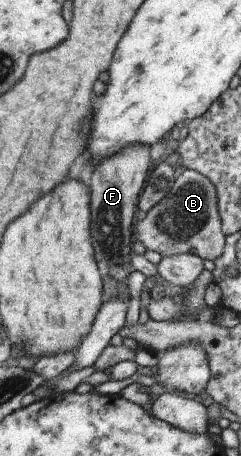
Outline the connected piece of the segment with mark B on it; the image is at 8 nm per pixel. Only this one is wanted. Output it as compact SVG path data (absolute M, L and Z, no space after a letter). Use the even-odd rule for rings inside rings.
M184 169L174 180L167 194L146 212L141 221L133 221L133 241L139 241L147 251L155 251L161 257L179 253L189 253L197 258L214 261L223 250L224 234L221 232L220 218L216 207L215 187L205 176L193 169Z

